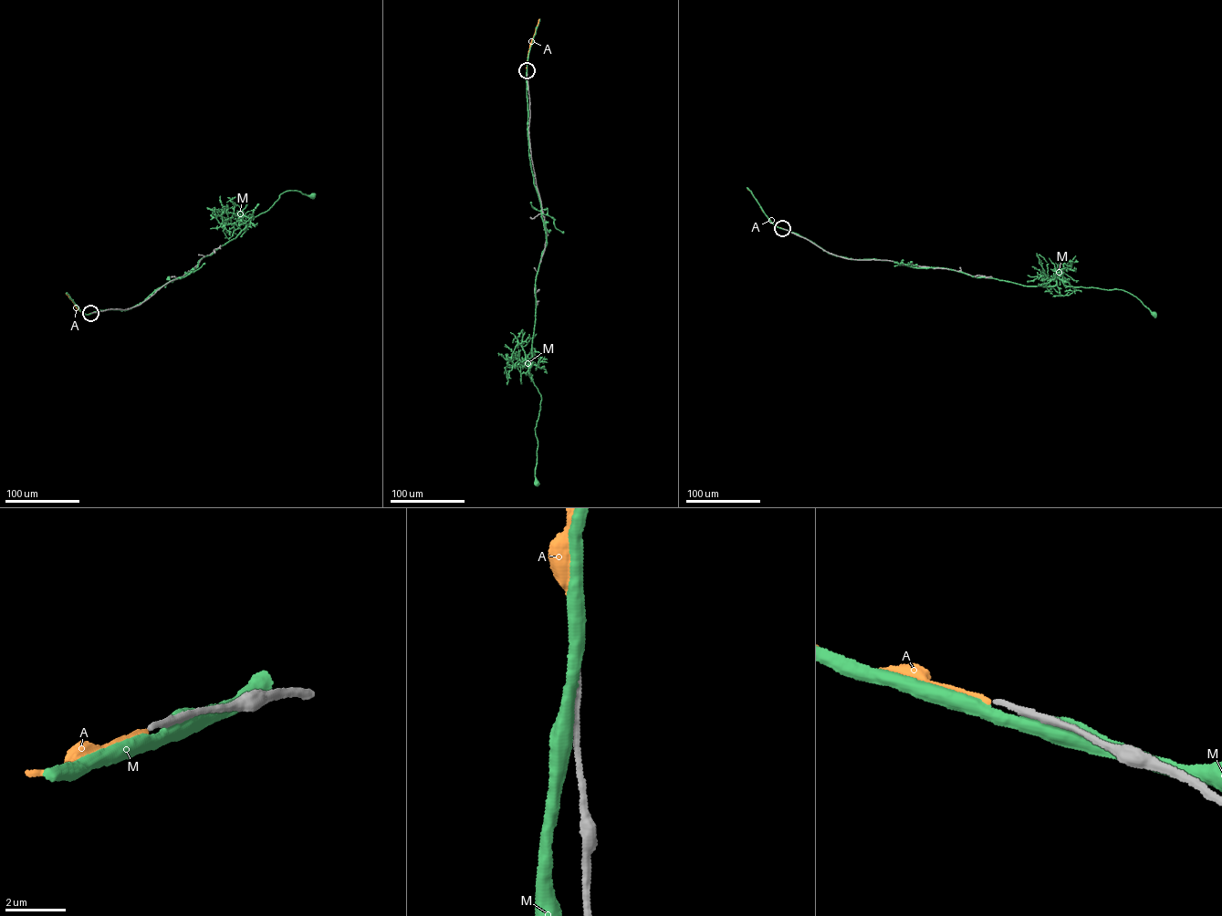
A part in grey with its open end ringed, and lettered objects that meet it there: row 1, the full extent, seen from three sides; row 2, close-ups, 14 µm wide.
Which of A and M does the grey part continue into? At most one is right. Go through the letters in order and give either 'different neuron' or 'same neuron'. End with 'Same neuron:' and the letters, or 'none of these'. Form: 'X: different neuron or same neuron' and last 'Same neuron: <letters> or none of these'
A: same neuron
M: different neuron
Same neuron: A

